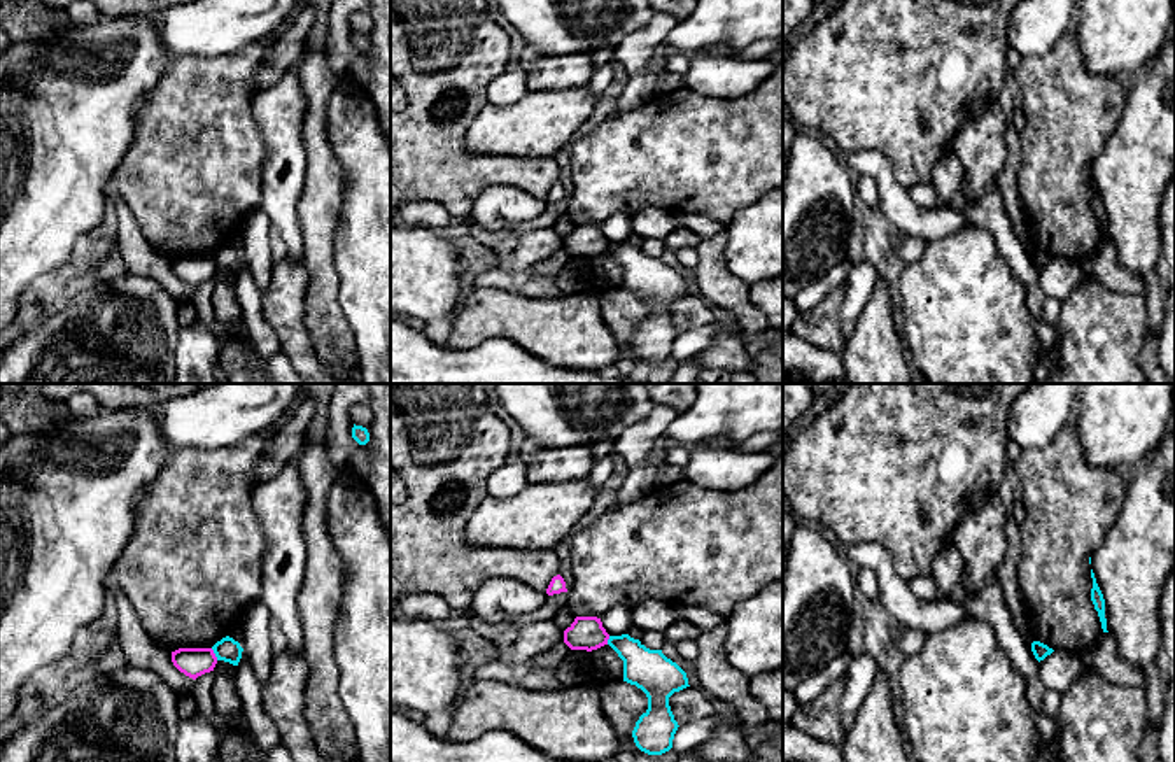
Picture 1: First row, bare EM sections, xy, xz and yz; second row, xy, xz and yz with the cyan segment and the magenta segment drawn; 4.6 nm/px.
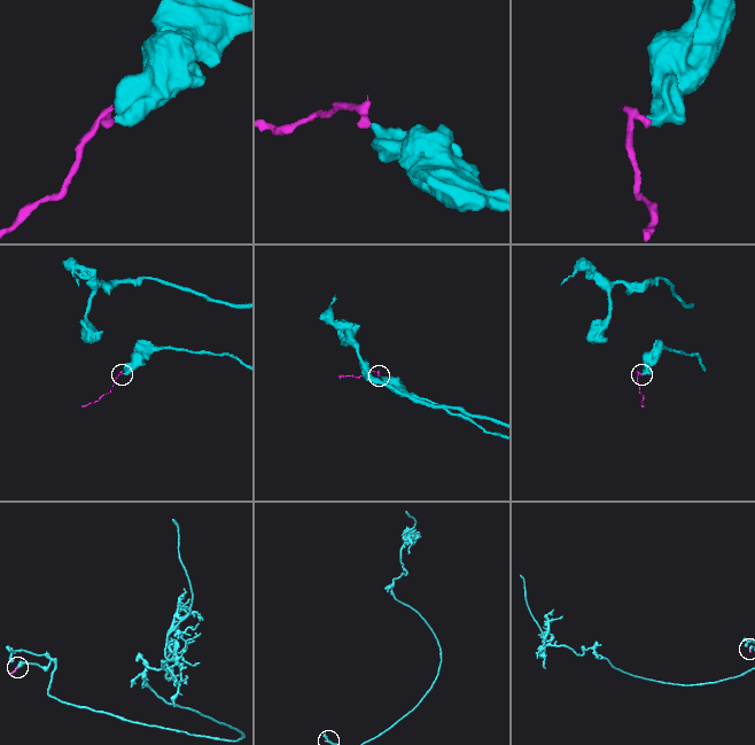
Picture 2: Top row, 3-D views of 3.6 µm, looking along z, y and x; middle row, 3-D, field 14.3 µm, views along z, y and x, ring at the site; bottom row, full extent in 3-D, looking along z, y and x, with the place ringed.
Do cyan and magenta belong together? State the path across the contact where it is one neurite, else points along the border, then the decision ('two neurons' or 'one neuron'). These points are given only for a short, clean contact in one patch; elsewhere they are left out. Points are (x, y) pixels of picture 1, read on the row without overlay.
border xy (211, 256), (218, 267); two neurons

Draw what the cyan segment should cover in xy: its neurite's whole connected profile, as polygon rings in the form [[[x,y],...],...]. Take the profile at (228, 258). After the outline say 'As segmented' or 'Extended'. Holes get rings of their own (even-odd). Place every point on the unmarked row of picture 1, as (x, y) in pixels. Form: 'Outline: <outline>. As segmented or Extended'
Outline: [[[226,243],[221,249],[217,249],[212,254],[217,268],[224,268],[229,270],[233,273],[238,273],[240,266],[242,266],[242,259],[243,256],[240,254],[238,249],[235,249],[233,245]]]. As segmented

